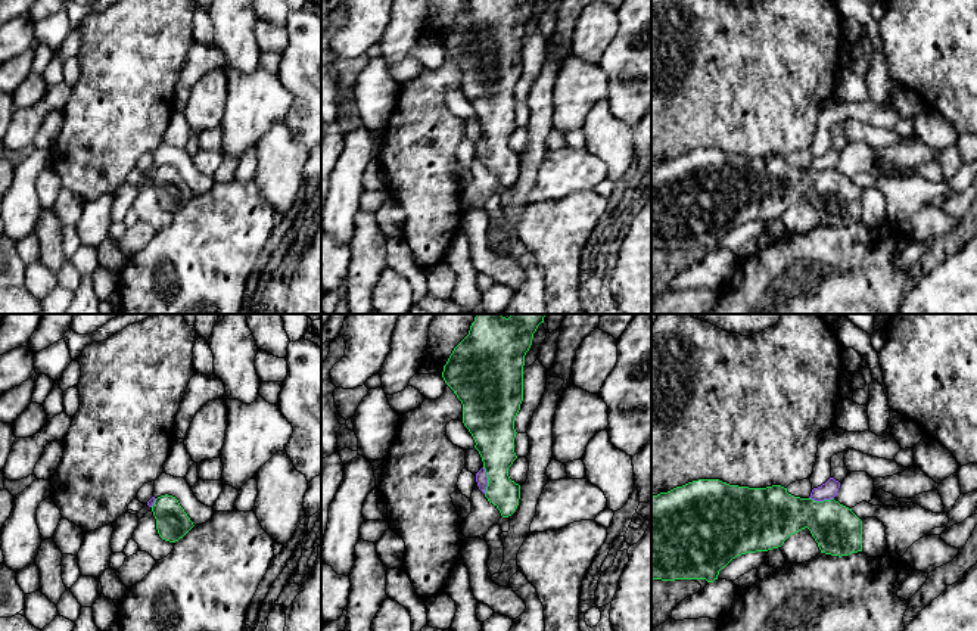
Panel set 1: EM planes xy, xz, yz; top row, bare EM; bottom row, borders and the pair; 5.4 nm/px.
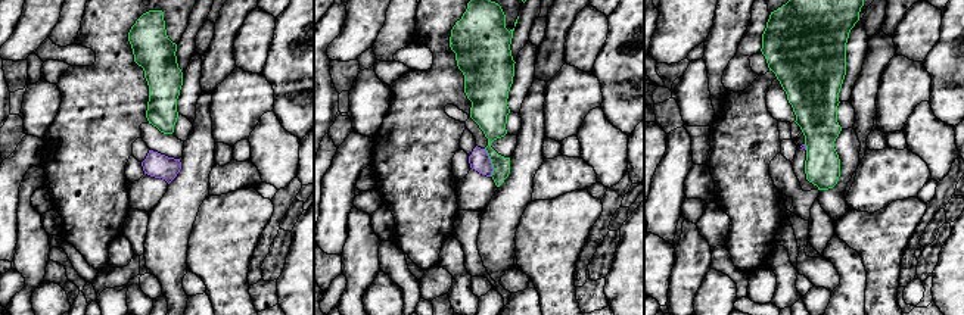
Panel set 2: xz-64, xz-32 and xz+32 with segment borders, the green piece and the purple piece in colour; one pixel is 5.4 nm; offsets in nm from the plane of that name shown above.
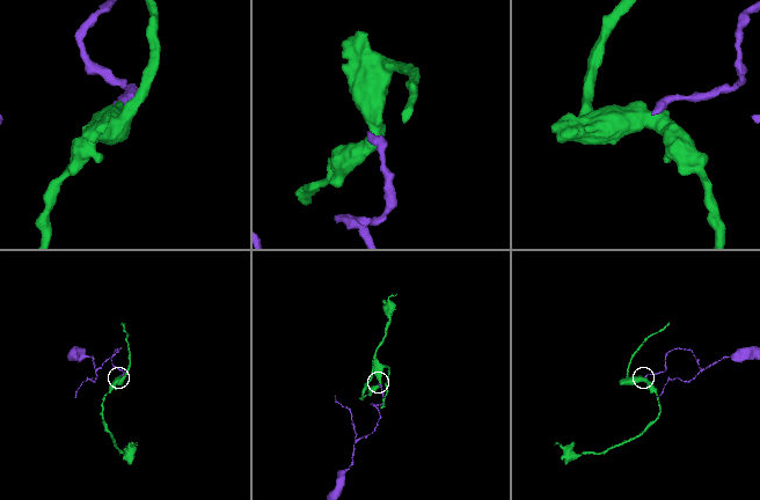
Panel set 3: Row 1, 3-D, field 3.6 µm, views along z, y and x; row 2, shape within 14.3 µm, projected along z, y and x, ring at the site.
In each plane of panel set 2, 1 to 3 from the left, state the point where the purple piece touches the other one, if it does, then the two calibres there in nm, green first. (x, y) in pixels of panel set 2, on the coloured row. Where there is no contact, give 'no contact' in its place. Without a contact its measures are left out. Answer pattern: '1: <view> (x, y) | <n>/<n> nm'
1: no contact
2: xz-32 (491, 162) | 170/120 nm
3: xz+32 (807, 147) | 240/20 nm

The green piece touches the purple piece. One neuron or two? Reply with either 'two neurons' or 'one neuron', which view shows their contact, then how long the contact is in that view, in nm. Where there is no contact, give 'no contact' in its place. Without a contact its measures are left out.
two neurons; meets green in xz; contact 140 nm long

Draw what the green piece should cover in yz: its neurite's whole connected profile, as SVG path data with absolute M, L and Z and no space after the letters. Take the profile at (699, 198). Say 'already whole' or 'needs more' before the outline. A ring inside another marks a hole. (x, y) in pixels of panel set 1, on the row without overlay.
already whole; M698 149L651 167L651 249L718 249L719 240L732 229L746 223L778 218L784 211L808 198L818 212L821 223L849 226L862 221L862 190L852 178L834 168L815 171L787 162L781 155L749 158L729 155L719 149Z

